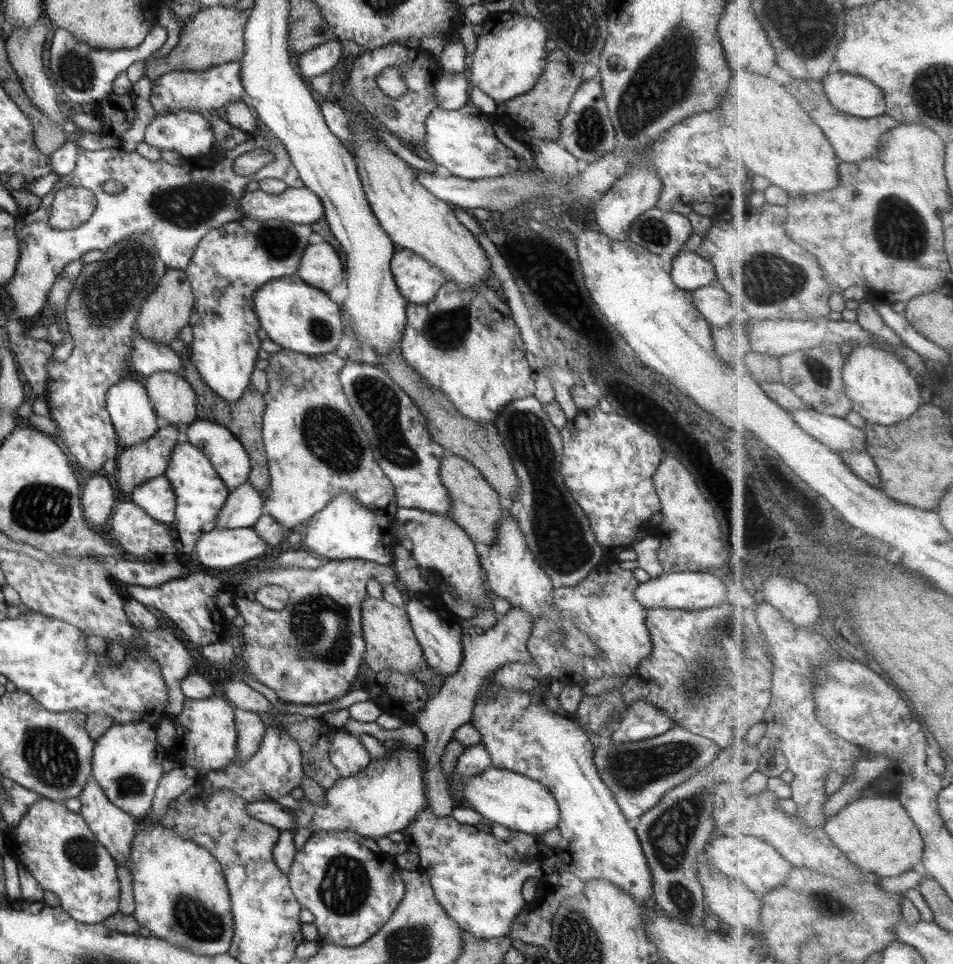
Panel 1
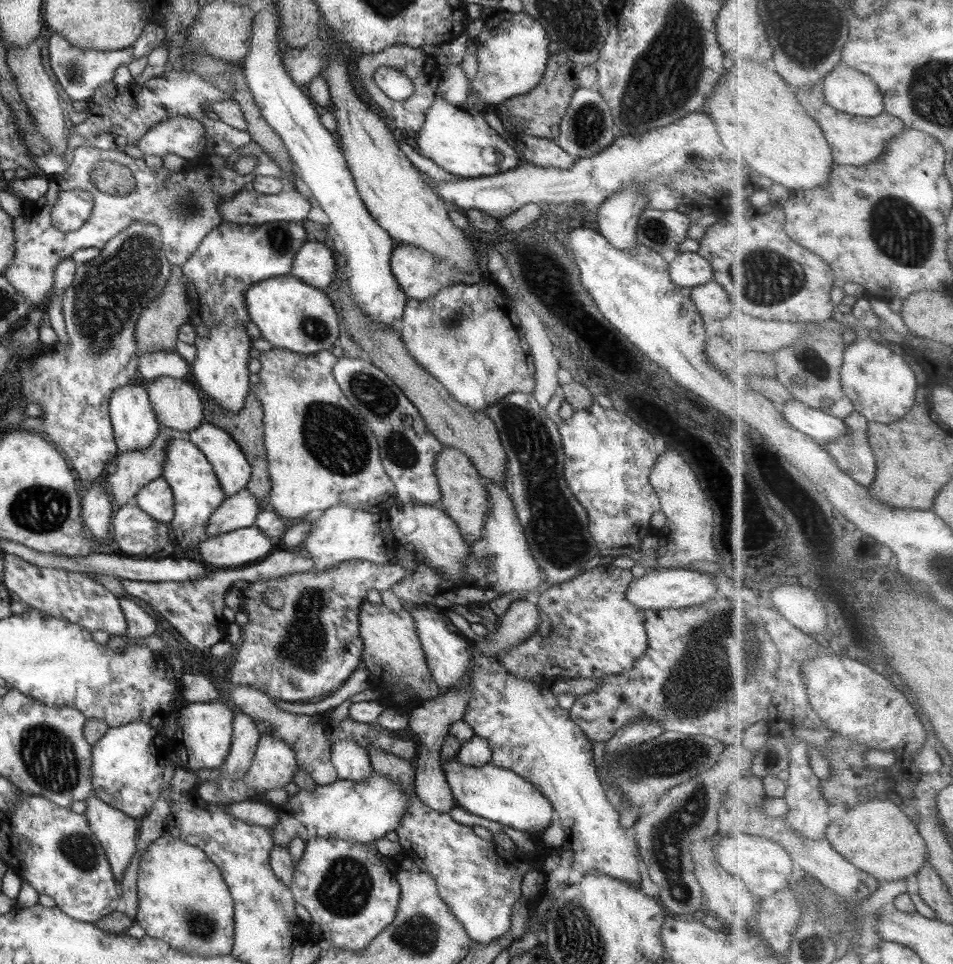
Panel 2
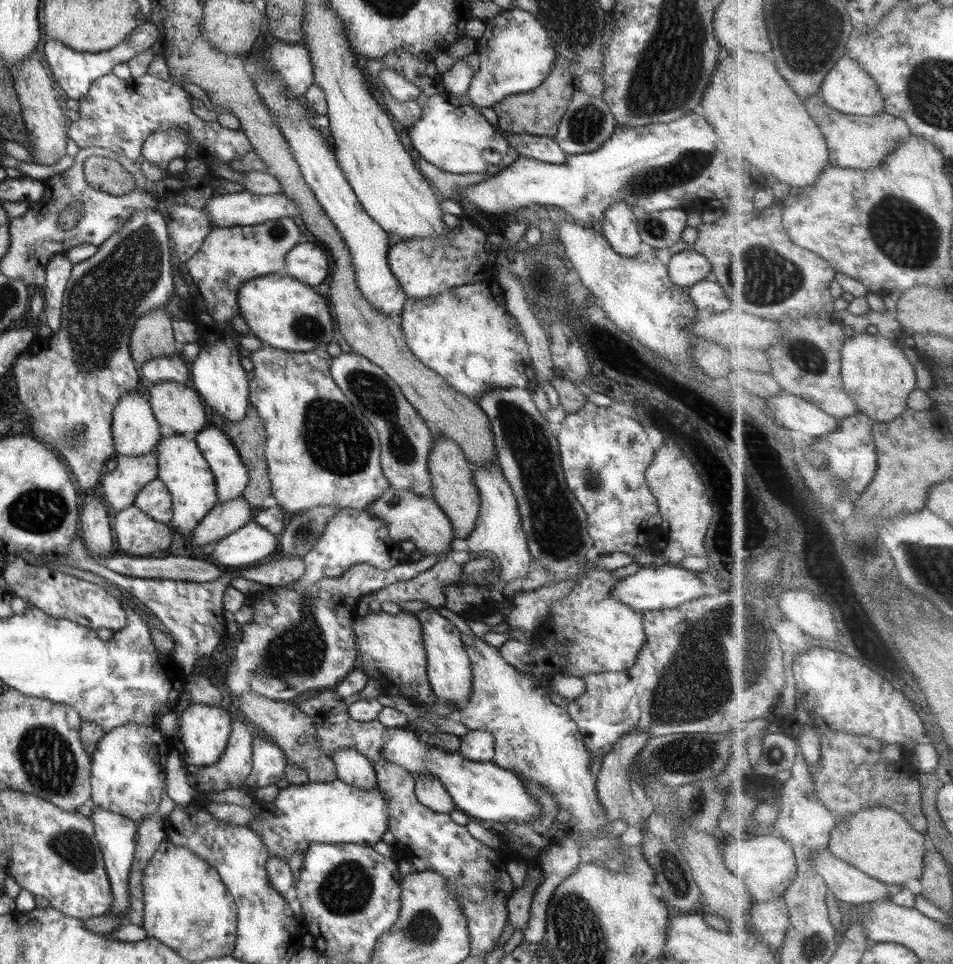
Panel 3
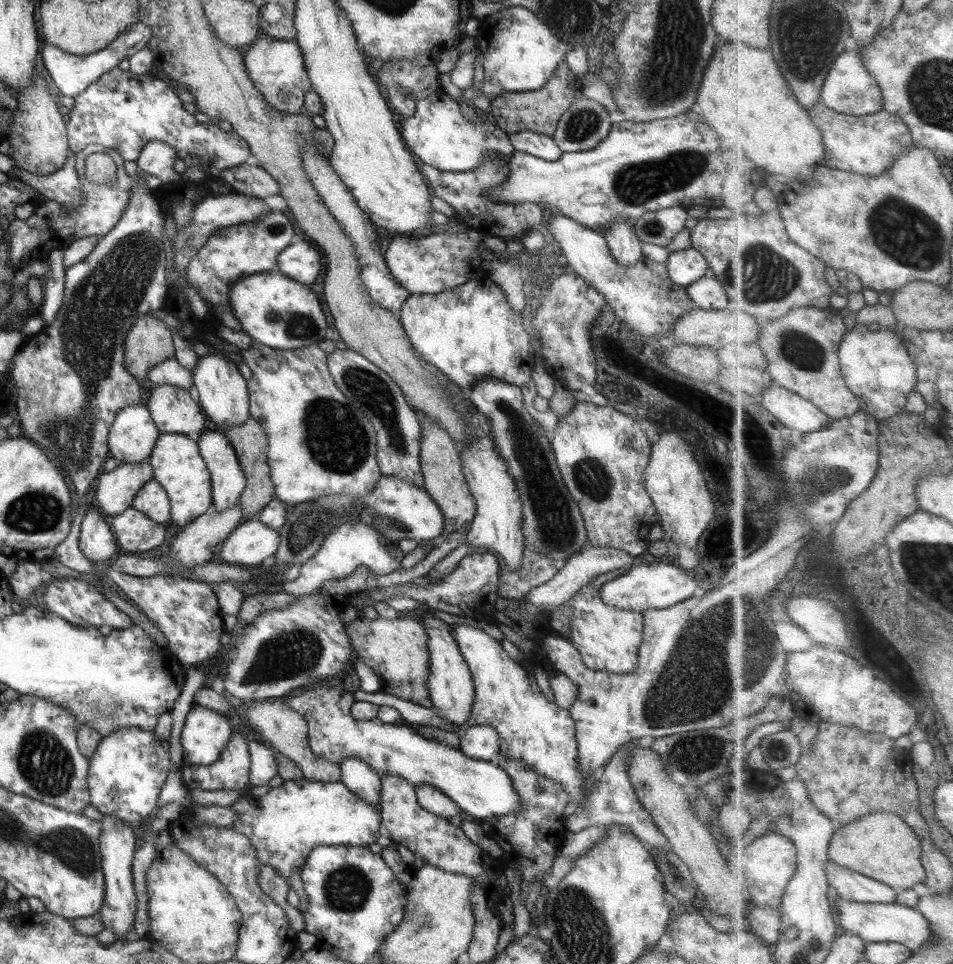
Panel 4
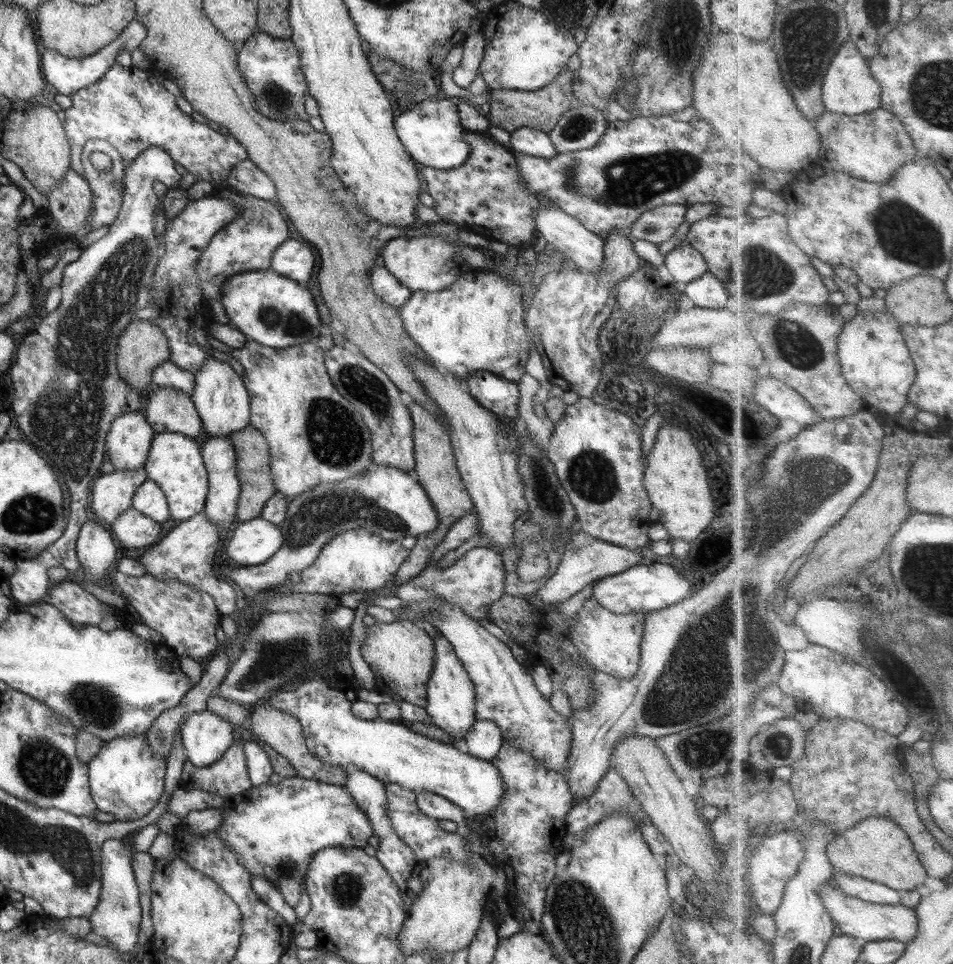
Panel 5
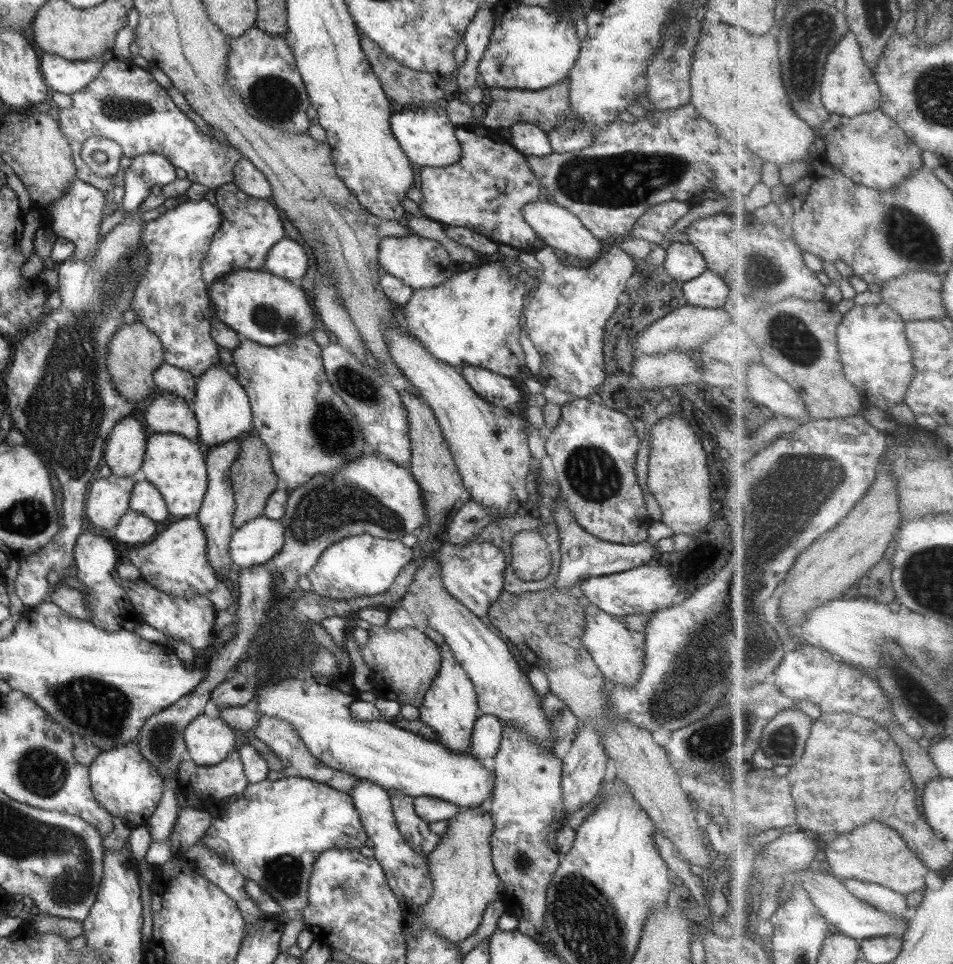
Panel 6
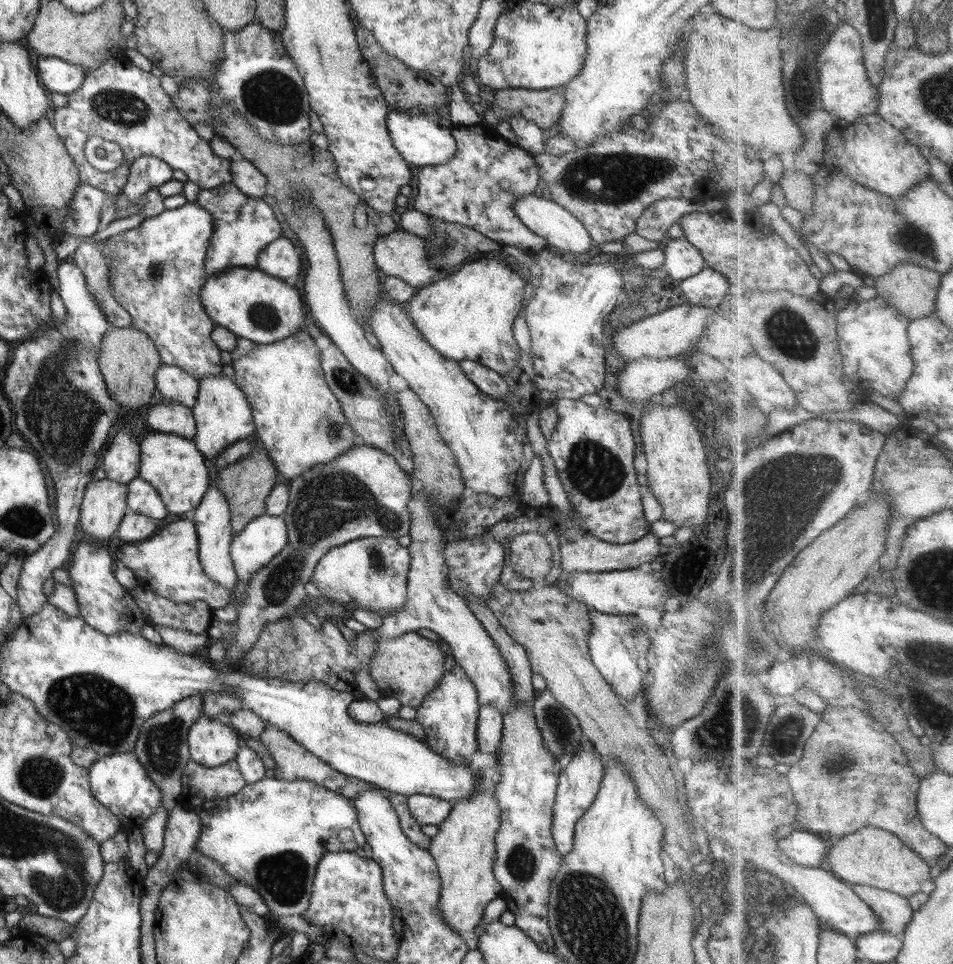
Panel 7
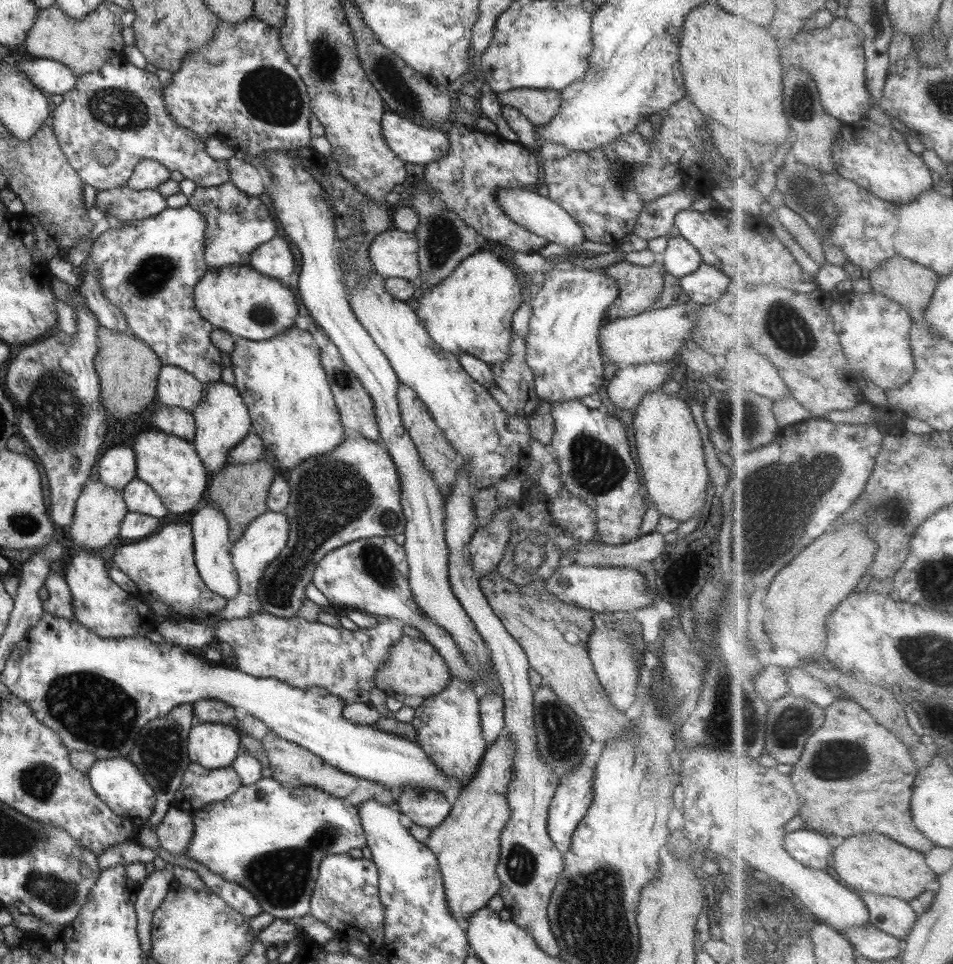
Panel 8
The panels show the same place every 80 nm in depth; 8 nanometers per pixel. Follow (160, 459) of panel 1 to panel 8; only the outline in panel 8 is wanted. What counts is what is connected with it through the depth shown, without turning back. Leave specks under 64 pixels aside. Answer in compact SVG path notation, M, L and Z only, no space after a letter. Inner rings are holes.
M100 481L88 482L76 499L73 521L68 530L71 545L83 550L108 546L114 538L119 538L121 522L128 511L122 490L114 490Z

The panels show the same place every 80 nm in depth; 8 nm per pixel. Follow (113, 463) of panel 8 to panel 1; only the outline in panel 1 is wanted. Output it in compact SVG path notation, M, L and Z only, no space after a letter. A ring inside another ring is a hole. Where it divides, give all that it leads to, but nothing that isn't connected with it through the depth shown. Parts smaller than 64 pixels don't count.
M132 379L110 386L106 393L106 409L114 426L120 449L127 449L142 441L148 441L163 425L154 412L144 384Z

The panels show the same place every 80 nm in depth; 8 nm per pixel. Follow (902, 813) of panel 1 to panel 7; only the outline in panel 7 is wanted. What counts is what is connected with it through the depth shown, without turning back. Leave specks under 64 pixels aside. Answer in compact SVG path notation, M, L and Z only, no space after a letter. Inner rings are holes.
M866 826L862 830L837 840L832 840L829 861L832 872L846 883L867 885L888 890L912 899L922 893L924 882L932 880L933 866L917 850L908 846L897 834Z

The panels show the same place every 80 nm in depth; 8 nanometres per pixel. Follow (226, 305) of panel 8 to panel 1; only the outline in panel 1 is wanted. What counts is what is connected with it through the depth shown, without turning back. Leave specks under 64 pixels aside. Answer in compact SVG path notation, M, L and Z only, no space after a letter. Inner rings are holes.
M298 276L282 277L259 286L253 294L253 305L259 326L264 335L279 344L282 349L290 349L307 355L334 353L343 336L345 323L340 306L328 297L328 293L306 284Z

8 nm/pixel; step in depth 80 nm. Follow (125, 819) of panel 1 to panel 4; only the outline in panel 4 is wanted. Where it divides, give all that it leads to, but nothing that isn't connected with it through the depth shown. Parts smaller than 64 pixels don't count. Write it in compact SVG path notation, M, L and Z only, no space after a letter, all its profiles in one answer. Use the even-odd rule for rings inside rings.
M105 814L106 817L98 821L102 825L99 840L101 854L101 869L104 876L104 906L96 915L103 924L104 930L110 930L120 937L119 941L126 942L126 933L133 929L136 917L136 892L132 880L131 864L136 850L136 834L132 823L124 822L118 817Z

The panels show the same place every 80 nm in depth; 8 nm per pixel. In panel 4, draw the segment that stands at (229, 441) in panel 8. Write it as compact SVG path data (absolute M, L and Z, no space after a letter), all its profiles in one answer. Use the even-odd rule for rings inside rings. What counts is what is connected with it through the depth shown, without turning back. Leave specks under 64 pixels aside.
M222 355L201 356L192 372L192 390L202 413L206 415L210 429L220 431L230 426L242 425L248 420L250 396L247 380L238 370L236 363L224 359Z

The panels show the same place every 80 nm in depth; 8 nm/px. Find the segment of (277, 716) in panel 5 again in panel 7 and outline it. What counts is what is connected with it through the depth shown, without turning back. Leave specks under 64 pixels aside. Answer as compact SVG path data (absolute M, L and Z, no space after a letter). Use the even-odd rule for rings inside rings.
M267 722L259 739L261 740L261 743L268 748L272 758L274 758L274 776L278 780L286 780L288 782L292 782L293 780L310 781L314 784L323 786L336 794L341 794L342 796L349 798L351 801L365 790L379 790L379 793L386 797L391 793L389 790L380 788L375 784L370 784L362 779L351 777L350 775L345 775L342 774L342 772L334 770L334 767L322 762L320 758L314 756L311 752L308 752L308 750L306 750L301 744L292 740L292 738L289 737L289 734L278 730L275 726L267 724Z

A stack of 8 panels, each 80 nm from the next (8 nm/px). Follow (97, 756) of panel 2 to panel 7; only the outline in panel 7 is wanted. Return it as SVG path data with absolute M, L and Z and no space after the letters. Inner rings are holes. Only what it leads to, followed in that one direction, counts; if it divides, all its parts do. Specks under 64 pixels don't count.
M119 752L100 756L88 769L91 793L122 822L126 830L136 829L157 811L161 804L161 790L150 780L146 769L134 752Z

